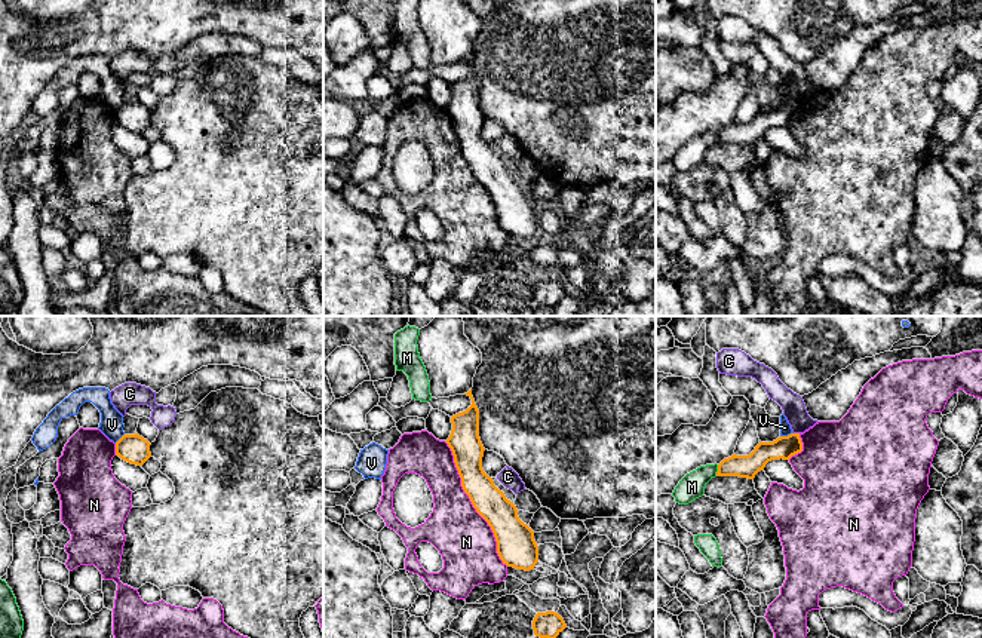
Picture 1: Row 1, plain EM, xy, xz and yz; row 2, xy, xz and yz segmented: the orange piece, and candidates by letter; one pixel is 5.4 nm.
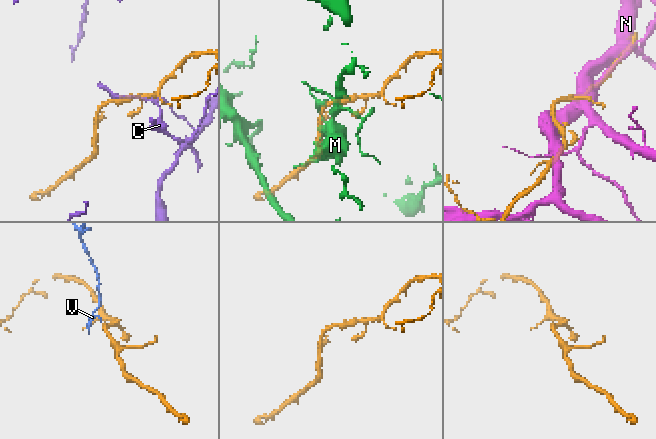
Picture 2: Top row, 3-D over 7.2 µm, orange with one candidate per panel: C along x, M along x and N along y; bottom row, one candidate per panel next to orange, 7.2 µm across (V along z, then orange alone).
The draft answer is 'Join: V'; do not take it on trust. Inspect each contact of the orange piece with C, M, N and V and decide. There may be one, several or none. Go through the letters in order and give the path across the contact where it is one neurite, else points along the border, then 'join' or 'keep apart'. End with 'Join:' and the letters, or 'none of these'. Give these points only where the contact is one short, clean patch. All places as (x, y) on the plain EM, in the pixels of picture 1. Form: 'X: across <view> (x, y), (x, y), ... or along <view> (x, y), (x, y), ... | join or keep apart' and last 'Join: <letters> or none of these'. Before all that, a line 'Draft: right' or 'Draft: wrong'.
Draft: wrong
C: keep apart
M: along yz (718, 132), (715, 143) | keep apart
N: keep apart
V: along yz (792, 100), (781, 104) | keep apart
Join: none of these

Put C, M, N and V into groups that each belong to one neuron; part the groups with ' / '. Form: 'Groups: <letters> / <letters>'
Groups: C / M / N / V

